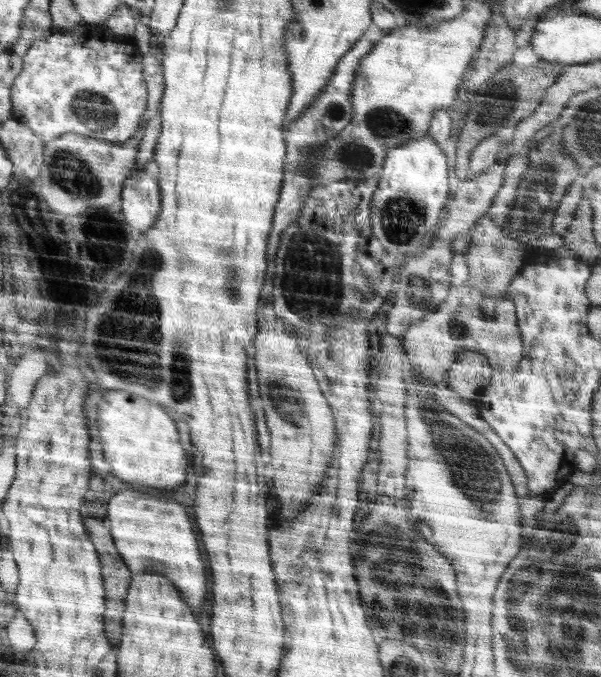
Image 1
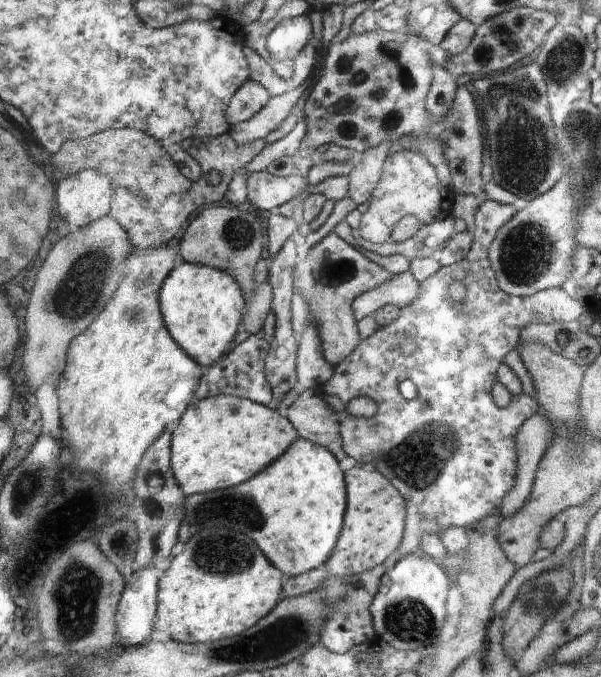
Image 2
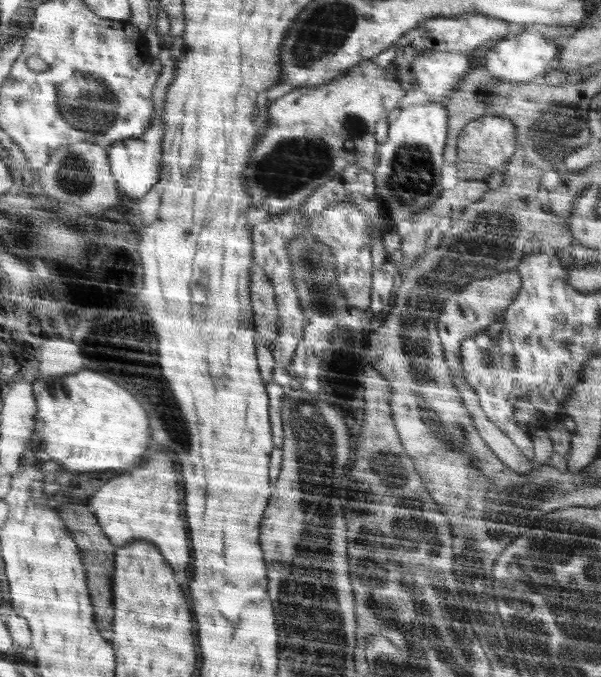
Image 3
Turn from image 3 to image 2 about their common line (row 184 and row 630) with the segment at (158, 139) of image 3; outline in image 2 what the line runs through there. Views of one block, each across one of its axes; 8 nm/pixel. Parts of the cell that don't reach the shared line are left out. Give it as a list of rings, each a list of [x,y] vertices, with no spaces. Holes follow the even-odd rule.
[[[160,568],[134,572],[119,606],[119,635],[124,648],[137,647],[151,639],[155,630]]]

